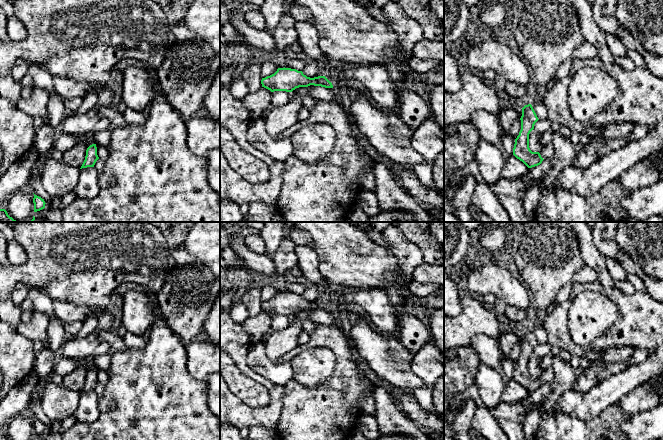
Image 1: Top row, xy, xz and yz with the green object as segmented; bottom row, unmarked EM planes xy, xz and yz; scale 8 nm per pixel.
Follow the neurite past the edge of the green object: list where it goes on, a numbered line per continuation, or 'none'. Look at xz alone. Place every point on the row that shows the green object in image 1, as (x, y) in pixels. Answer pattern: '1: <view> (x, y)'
1: xz (320, 93)

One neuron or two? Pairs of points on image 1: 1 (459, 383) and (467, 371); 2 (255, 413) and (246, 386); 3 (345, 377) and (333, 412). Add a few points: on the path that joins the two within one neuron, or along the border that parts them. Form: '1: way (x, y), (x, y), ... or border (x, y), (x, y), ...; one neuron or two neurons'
1: way (459, 380), (464, 374); one neuron
2: border (233, 393), (251, 406), (265, 406), (270, 401); two neurons
3: way (345, 386), (336, 403); one neuron

